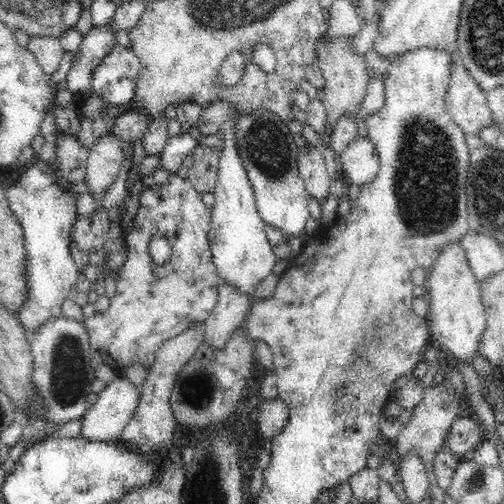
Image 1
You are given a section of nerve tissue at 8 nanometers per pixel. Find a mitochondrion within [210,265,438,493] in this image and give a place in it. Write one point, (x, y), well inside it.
(345, 394)

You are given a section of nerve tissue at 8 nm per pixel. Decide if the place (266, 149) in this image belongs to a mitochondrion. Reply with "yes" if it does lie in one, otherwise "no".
yes

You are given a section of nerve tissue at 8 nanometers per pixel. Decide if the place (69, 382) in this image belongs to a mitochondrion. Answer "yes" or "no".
yes

